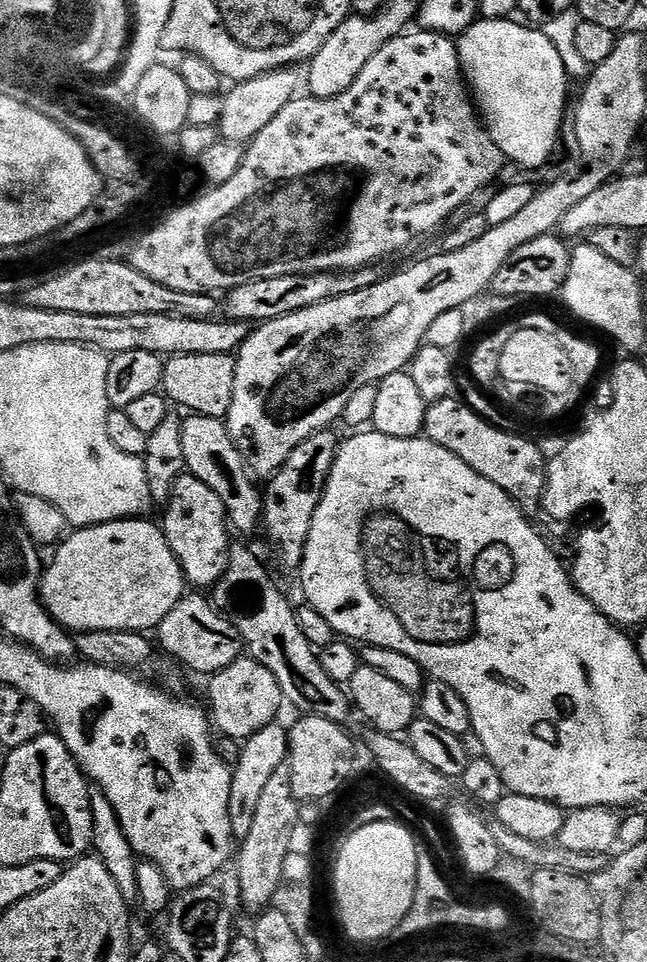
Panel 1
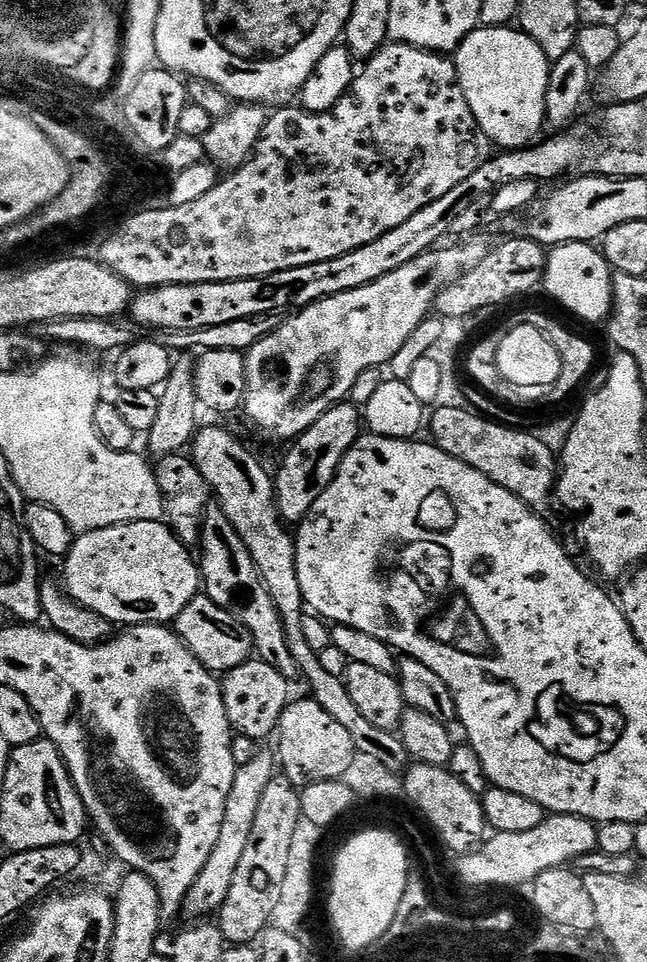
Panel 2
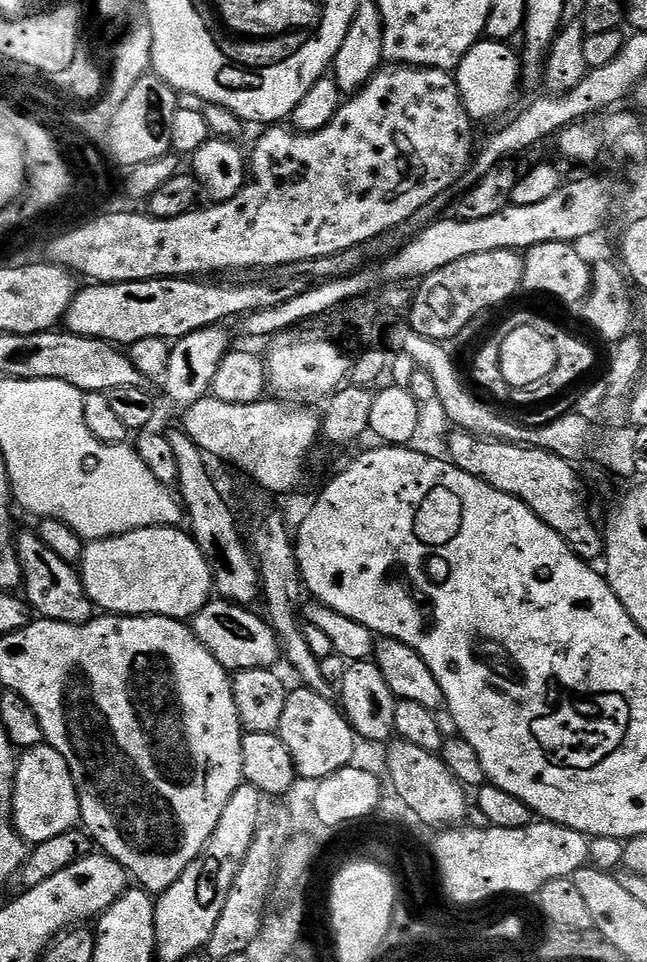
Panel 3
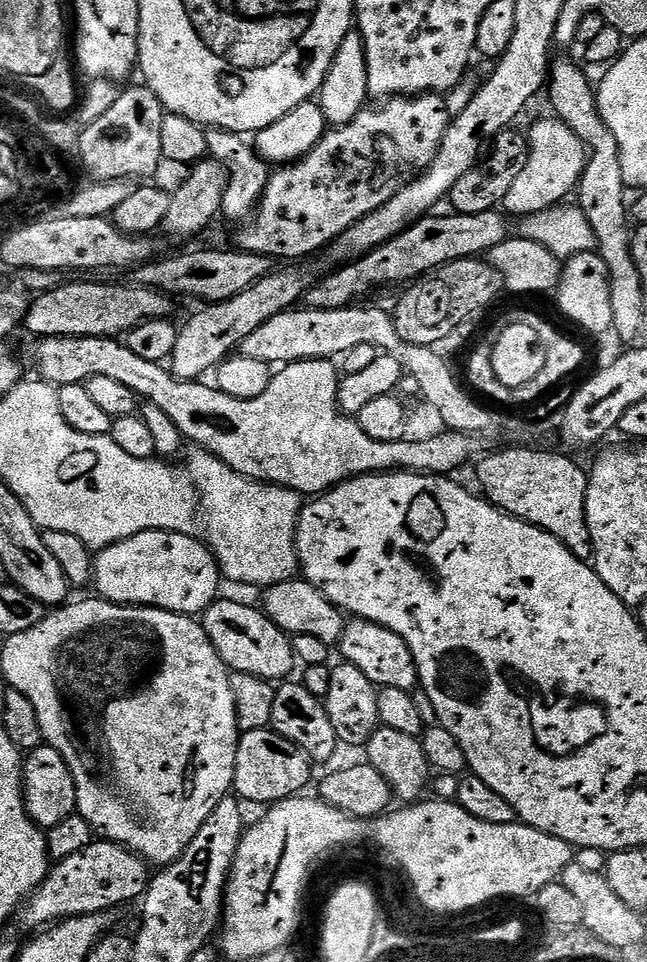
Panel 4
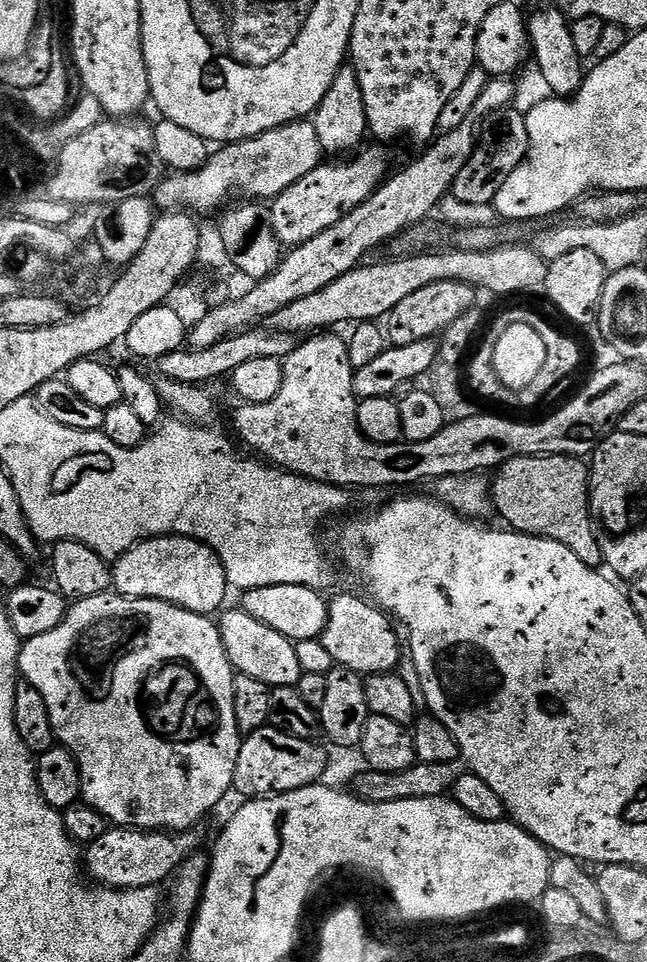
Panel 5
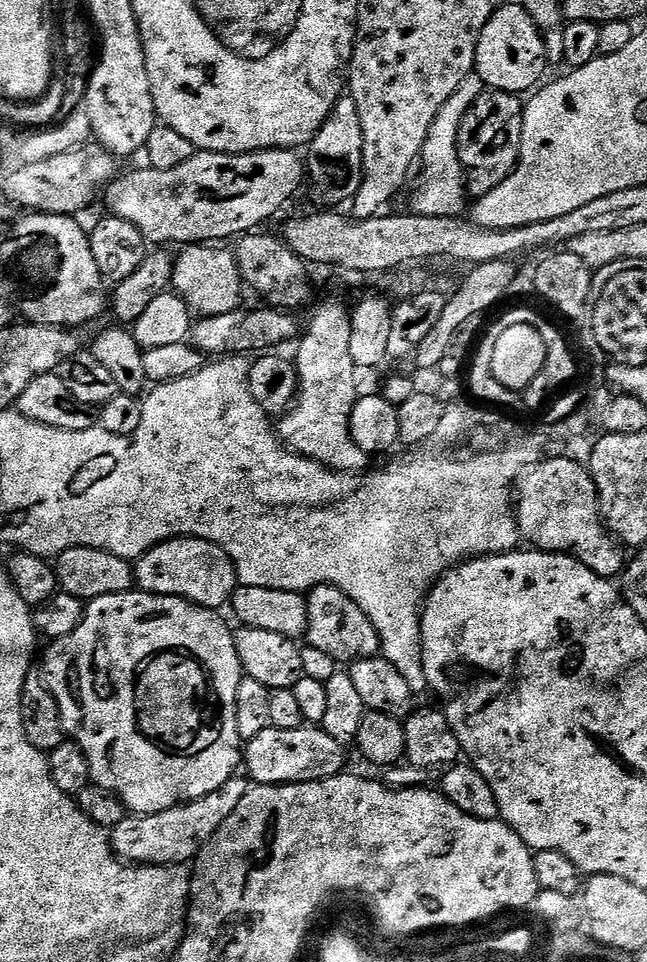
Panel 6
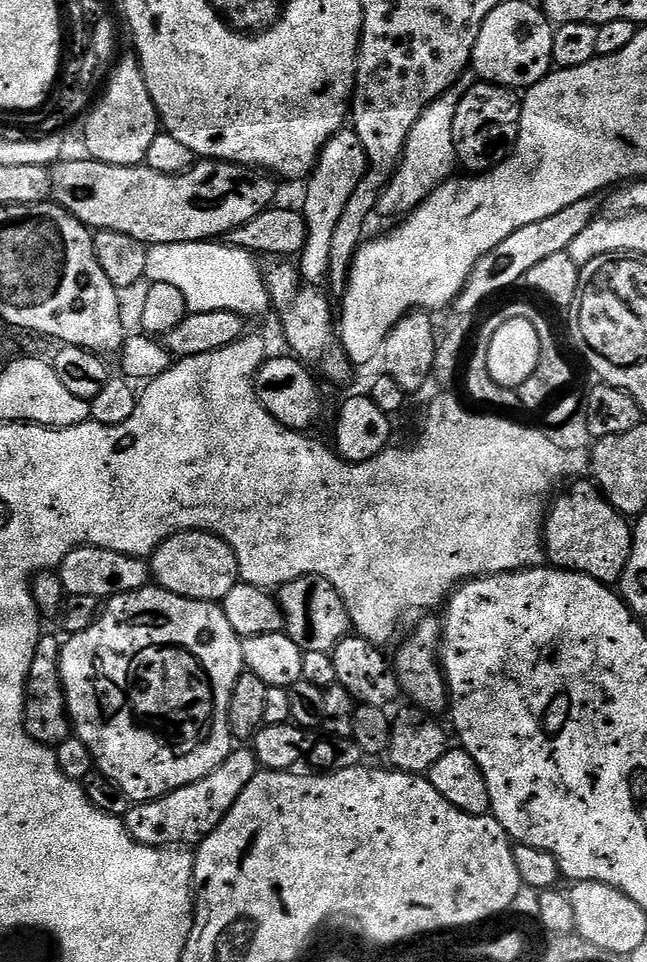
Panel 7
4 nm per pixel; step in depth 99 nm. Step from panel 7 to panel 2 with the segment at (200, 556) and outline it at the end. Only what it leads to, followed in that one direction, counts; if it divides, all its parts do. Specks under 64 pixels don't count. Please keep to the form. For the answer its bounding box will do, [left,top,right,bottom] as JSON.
[64,520,202,626]

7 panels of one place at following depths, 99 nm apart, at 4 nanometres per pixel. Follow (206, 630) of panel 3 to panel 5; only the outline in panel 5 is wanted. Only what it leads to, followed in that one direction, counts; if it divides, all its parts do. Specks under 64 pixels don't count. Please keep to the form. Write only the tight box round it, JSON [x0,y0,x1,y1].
[218,607,302,688]

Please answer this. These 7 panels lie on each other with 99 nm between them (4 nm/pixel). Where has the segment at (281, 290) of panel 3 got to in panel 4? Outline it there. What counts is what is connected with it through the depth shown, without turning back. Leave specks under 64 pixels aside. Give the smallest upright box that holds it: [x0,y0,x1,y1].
[25,282,172,338]

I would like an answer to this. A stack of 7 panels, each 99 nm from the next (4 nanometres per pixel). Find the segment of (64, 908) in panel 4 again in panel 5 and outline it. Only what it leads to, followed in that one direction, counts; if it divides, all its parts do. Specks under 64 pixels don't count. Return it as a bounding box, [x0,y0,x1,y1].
[86,827,200,890]

